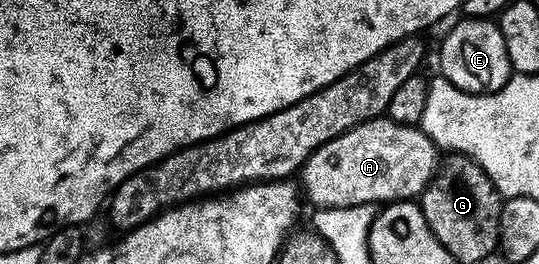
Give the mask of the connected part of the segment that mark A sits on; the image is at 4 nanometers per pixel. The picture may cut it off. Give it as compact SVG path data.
M381 117L366 121L346 133L334 137L334 141L326 141L326 145L319 147L304 162L298 179L302 184L302 191L307 202L309 199L310 202L316 203L317 208L353 207L363 203L384 205L397 201L412 201L423 195L424 190L436 176L441 162L442 155L436 143L430 141L430 137L426 137L426 133L420 130L419 126L407 127L396 123L393 119Z

